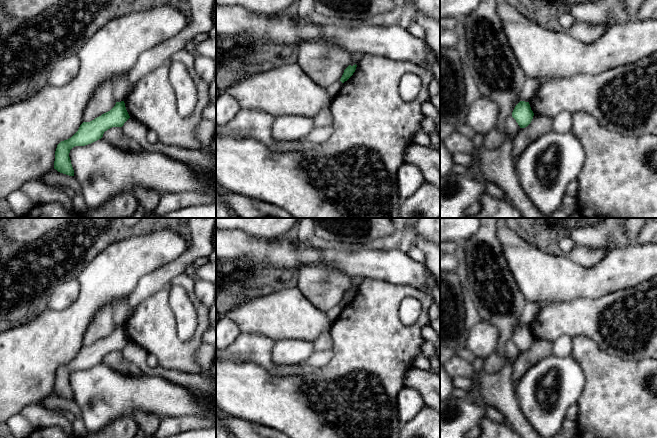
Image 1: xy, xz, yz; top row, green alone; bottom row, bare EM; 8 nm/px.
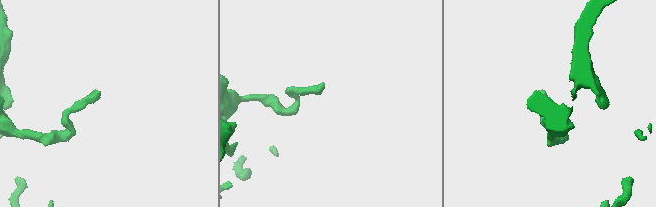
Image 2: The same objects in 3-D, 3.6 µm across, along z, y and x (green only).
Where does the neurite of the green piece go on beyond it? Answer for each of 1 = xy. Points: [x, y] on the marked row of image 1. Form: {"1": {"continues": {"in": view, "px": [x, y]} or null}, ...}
{"1": {"continues": null}}

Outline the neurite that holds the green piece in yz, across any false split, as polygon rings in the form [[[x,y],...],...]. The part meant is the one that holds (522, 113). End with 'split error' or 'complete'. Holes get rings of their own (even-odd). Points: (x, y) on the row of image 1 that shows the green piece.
[[[520,101],[512,112],[512,117],[516,120],[520,128],[527,127],[532,119],[534,113],[531,110],[529,102]]] | complete

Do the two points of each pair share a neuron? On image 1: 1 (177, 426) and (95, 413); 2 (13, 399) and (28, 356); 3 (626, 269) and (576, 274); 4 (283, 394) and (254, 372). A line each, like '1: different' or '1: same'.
1: different
2: same
3: same
4: same

